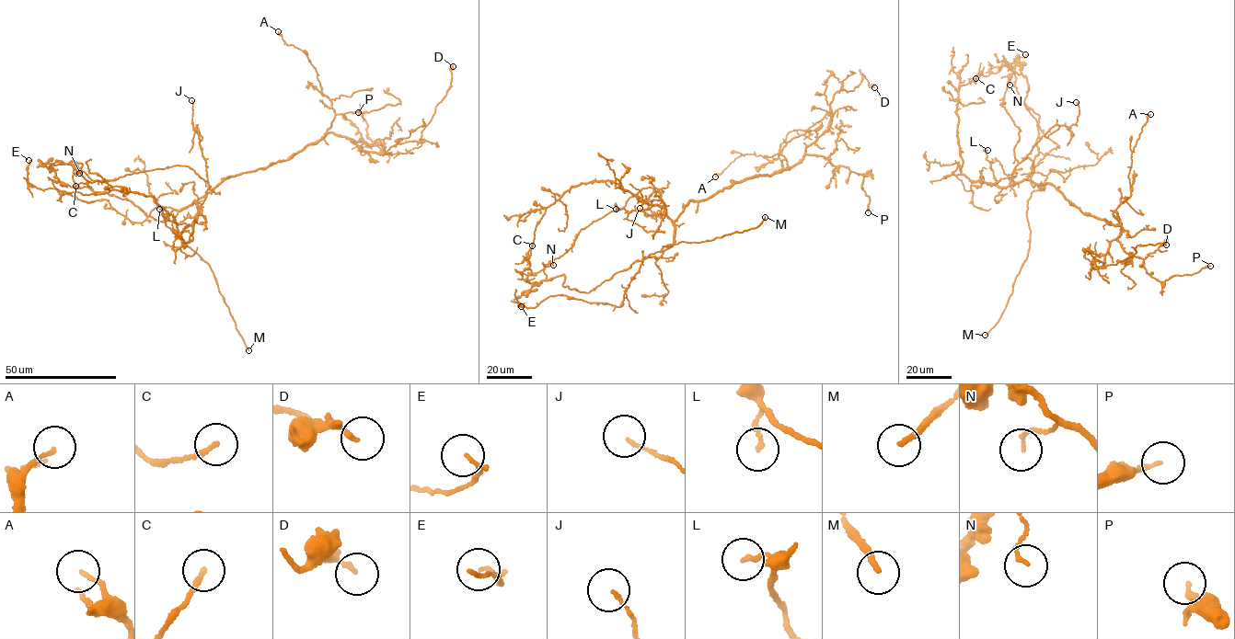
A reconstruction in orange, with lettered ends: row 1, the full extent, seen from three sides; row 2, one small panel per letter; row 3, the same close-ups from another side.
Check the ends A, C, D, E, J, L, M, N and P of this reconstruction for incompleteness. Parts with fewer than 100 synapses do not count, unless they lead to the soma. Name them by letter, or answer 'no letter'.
M

